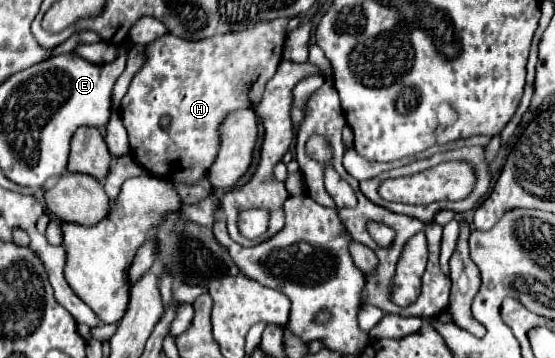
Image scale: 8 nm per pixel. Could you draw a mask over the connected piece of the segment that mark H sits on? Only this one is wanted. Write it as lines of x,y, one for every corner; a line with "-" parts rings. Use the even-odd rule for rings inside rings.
274,19
202,41
186,41
166,33
148,43
144,47
146,61
132,77
120,105
138,165
152,175
190,183
206,175
218,153
220,121
228,111
256,107
266,81
276,73
282,59
286,23
288,19
-
162,115
172,117
168,131
160,129

